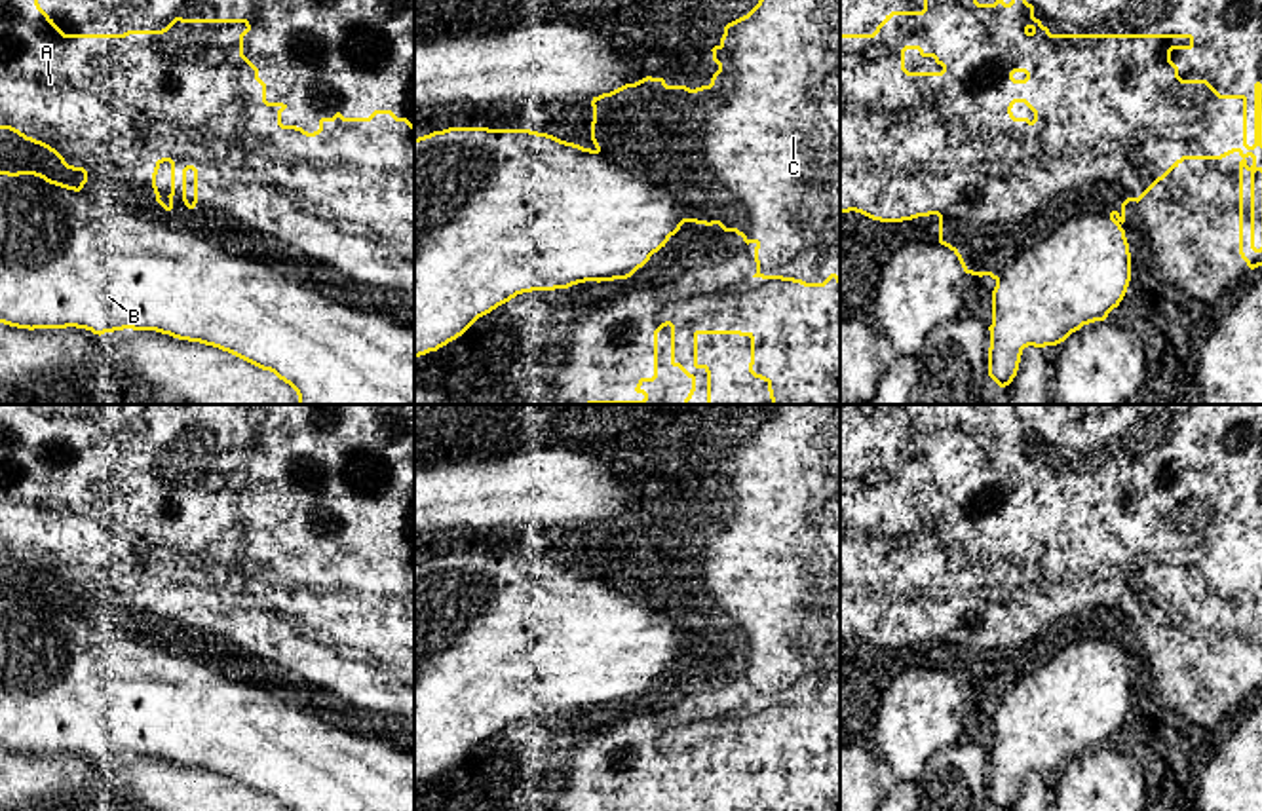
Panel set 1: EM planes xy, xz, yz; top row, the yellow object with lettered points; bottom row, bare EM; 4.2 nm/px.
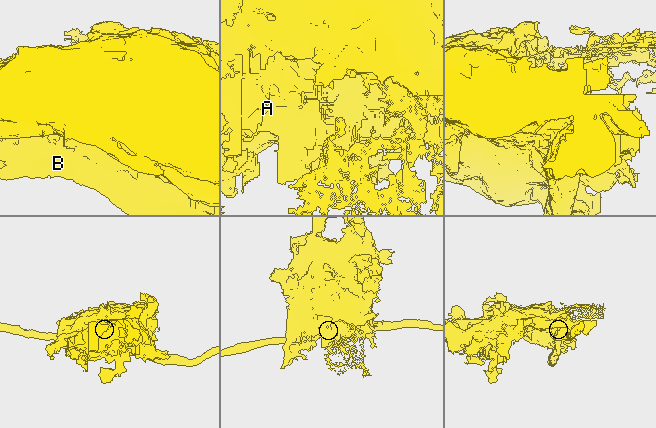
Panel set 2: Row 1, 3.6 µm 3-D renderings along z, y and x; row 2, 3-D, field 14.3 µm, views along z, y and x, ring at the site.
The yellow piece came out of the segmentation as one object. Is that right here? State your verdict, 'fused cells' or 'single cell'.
fused cells

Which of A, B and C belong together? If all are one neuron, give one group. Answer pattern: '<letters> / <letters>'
A C / B

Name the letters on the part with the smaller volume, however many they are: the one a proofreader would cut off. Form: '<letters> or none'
B

